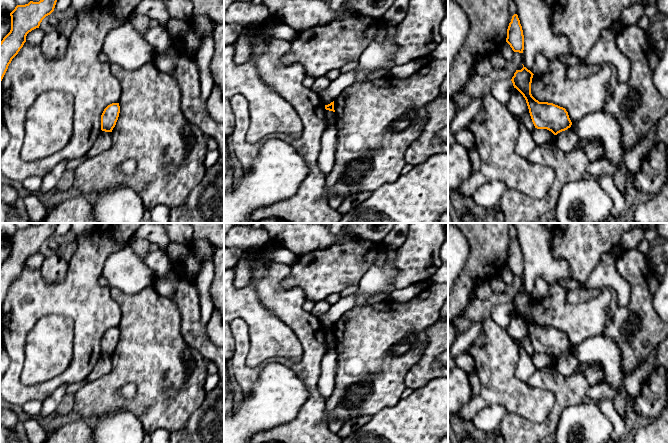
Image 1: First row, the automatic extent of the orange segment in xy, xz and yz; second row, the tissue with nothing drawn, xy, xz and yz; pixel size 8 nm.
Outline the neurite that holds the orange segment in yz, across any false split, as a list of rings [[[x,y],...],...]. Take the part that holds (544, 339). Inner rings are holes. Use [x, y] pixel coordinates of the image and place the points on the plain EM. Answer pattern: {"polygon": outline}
{"polygon": [[[524,289],[521,294],[516,294],[511,305],[514,312],[516,312],[525,322],[532,346],[537,353],[547,353],[551,355],[554,359],[567,354],[571,351],[572,346],[569,342],[568,336],[565,332],[548,326],[539,326],[531,318],[531,307],[533,302],[533,297],[528,294]]]}

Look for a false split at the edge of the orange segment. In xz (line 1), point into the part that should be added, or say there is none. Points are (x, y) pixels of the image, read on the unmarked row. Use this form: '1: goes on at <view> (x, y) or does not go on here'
1: does not go on here

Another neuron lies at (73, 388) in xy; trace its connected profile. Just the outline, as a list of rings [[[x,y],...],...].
[[[84,380],[84,381],[81,381],[81,382],[77,382],[77,383],[68,385],[66,393],[74,395],[78,390],[80,390],[87,383],[88,382],[86,380]]]

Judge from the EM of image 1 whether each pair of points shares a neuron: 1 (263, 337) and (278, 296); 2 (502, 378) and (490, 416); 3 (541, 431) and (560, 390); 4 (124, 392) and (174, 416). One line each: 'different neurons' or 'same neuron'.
1: different neurons
2: different neurons
3: same neuron
4: different neurons

